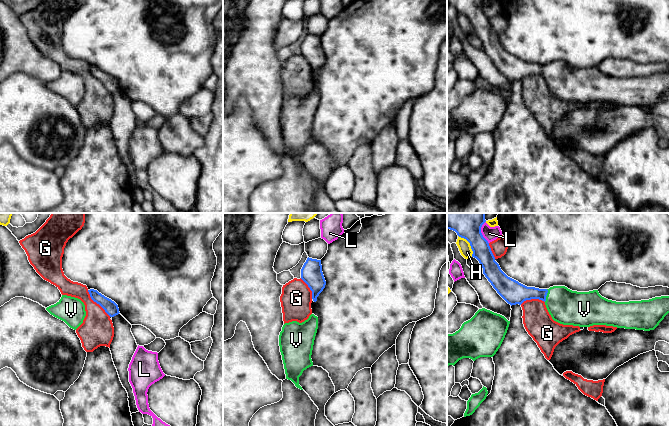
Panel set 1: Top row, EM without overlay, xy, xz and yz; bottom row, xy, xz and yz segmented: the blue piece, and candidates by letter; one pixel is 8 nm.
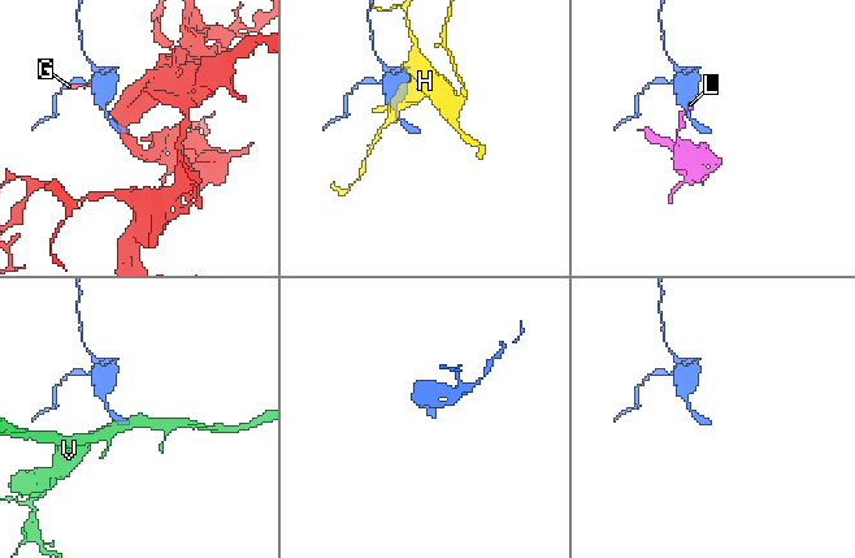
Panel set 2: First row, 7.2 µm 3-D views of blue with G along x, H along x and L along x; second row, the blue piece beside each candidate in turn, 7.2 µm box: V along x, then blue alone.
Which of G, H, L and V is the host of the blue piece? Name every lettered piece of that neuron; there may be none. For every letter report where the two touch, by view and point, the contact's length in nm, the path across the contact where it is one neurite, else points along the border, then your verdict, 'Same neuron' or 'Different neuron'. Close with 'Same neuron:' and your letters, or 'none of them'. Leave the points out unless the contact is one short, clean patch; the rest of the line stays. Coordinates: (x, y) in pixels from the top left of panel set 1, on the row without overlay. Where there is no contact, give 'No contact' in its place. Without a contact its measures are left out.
G: Touches blue at xy (97, 79). Shared border 280 nm. Different neuron
H: Touches blue at yz (470, 20). Shared border 200 nm. Different neuron
L: Touches blue at yz (481, 10). Shared border 170 nm. Boundary: yz (482, 0), (481, 10), (488, 19). Different neuron
V: Touches blue at yz (546, 71). Shared border 110 nm. Path across: yz (515, 69), (539, 69), (546, 71), (555, 73), (567, 83). Same neuron
Same neuron: V

